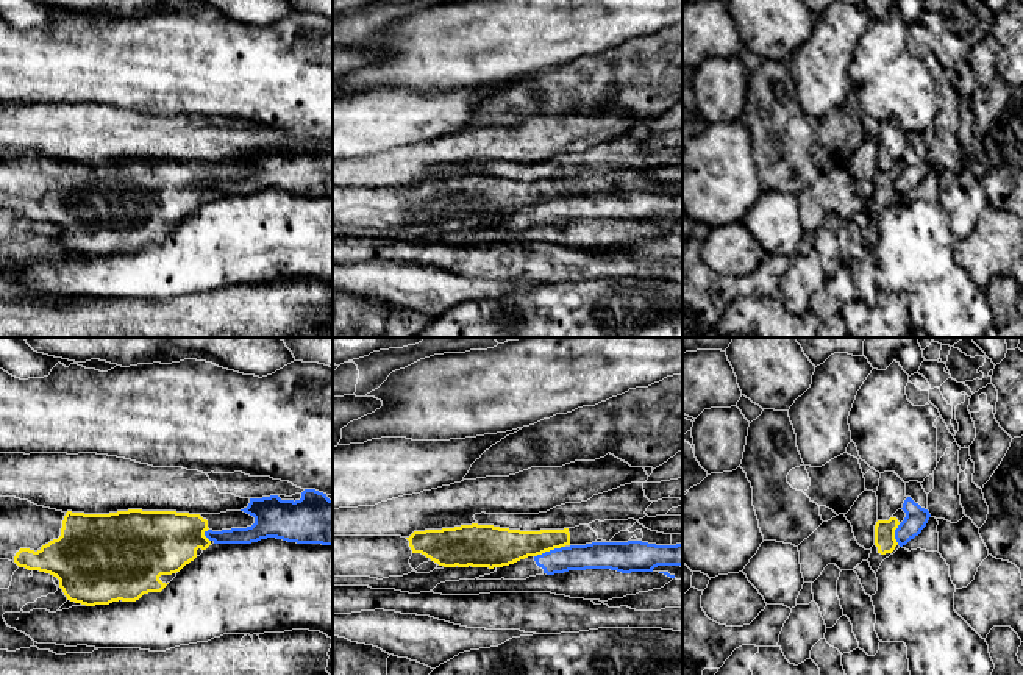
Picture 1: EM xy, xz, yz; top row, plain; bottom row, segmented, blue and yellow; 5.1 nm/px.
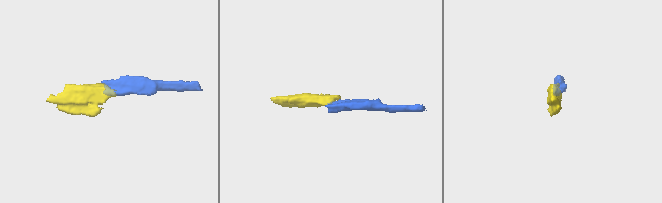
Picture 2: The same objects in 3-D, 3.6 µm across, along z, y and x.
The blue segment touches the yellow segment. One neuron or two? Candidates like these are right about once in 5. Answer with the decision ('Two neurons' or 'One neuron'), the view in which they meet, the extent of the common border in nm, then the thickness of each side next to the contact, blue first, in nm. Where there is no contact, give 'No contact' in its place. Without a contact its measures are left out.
Two neurons. Touches blue in xz. Shared border 170 nm. Thickness 140 nm (blue) against 190 nm

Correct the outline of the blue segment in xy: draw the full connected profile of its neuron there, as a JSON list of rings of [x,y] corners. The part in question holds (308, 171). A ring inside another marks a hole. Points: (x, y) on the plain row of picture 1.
[[[305,139],[300,150],[281,150],[278,145],[250,148],[247,158],[241,159],[255,167],[255,173],[247,178],[231,178],[222,181],[205,181],[214,194],[251,194],[267,188],[276,188],[297,194],[333,195],[333,150],[315,139]]]

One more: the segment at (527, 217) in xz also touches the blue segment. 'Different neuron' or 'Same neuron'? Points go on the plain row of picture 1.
Same neuron

